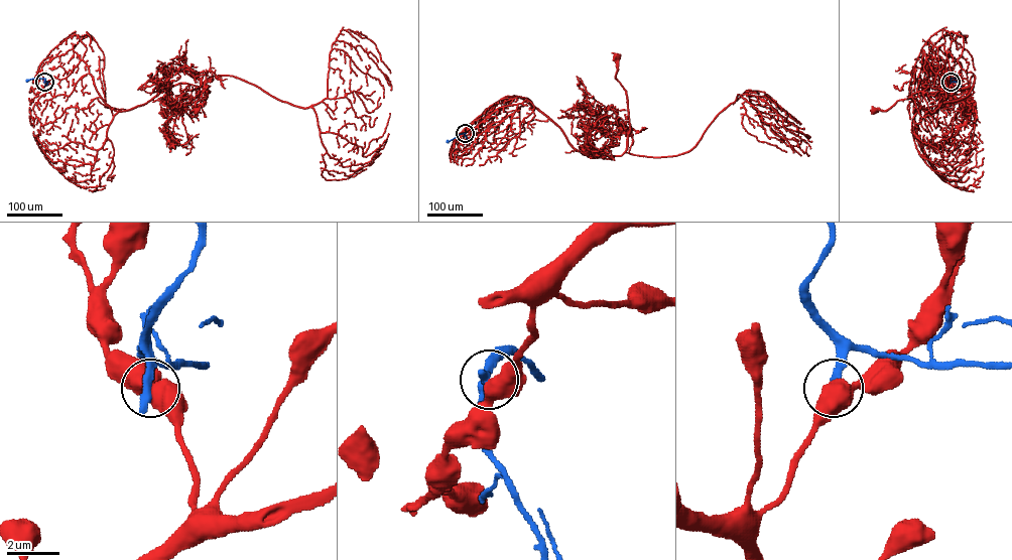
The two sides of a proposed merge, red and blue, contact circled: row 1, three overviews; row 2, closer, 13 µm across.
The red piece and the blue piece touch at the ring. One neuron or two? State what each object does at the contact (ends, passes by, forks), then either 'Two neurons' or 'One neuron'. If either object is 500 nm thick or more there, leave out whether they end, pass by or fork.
At the ring red passes by. At the ring blue ends. Two neurons

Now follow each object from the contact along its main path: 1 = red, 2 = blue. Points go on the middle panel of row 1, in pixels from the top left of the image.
1: (465, 133), (521, 97), (579, 151), (621, 155), (630, 126), (626, 91), (616, 78), (617, 55)
2: (465, 133), (448, 141)

